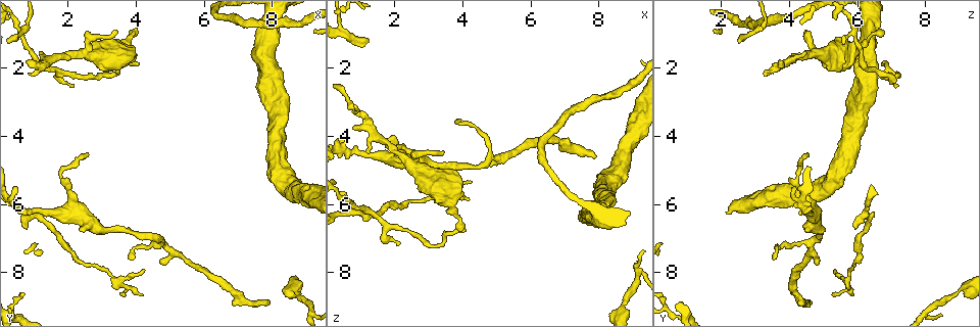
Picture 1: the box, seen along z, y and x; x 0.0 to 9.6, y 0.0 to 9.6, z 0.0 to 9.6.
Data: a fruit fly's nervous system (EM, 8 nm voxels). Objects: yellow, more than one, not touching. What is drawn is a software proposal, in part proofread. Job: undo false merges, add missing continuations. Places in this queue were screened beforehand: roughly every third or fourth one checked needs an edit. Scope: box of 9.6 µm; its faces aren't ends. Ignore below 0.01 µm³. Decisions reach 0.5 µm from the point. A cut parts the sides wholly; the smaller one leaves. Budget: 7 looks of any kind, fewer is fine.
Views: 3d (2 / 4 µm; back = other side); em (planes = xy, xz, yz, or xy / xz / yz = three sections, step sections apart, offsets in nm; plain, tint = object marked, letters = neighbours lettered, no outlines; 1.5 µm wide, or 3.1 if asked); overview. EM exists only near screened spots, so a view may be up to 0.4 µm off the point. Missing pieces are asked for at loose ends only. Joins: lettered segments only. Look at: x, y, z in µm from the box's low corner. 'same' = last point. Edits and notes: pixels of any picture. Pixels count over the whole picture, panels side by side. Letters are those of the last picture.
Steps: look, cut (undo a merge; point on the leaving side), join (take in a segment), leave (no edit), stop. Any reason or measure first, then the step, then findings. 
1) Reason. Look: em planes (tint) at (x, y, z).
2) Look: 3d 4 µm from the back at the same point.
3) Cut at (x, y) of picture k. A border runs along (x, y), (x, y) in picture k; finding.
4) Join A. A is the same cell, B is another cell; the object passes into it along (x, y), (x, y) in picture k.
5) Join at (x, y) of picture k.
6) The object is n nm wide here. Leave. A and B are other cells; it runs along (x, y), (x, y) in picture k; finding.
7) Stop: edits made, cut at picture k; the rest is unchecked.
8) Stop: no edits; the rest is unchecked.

Free end. Look: em planes (letters) at (3.35, 0.95, 4.45).

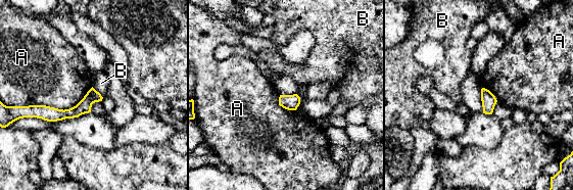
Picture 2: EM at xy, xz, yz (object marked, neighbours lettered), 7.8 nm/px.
Leave. A and B are other cells; it runs along (99, 98), (70, 113), (31, 111) in picture 2; no lettered segment goes on from it.

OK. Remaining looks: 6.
Sudden change in width. Look: em xz step 4 (tint) at (8.65, 8.55, 8.90).

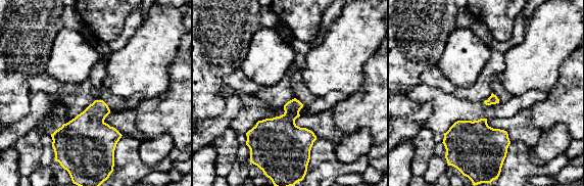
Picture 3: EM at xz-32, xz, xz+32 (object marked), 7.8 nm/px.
Look: em yz step 4 (letters) at the same point.

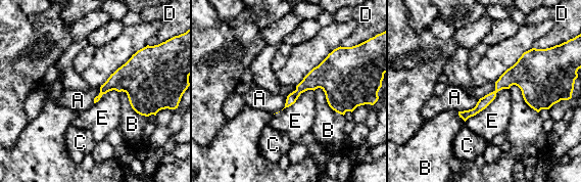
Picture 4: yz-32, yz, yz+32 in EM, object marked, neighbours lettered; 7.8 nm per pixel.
Leave. A, B, C, D and E are other cells; a border runs along (479, 99), (473, 107), (458, 111) in picture 4; continuous, no second neuron.

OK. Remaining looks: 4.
End of a long branch. Look: em xz step 4 (letters) at (7.90, 8.90, 4.65).

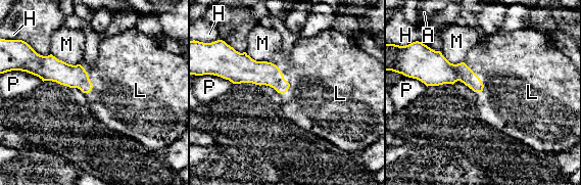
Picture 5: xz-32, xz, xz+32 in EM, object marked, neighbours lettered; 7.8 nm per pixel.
Cut it another way. Look: em planes (letters) at the same point.

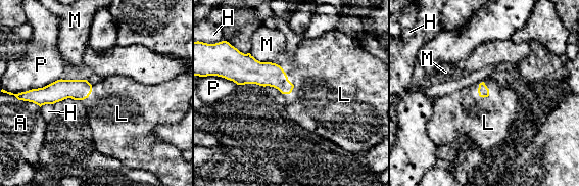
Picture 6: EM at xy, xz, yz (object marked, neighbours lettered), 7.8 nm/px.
Join L. L is the same cell, A, H, M and P are other cells; the object passes into it along (263, 74), (287, 78), (318, 71) in picture 6; the neuron continues.

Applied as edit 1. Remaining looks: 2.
Stop: edits made, join at picture 6; the rest is unchecked.

